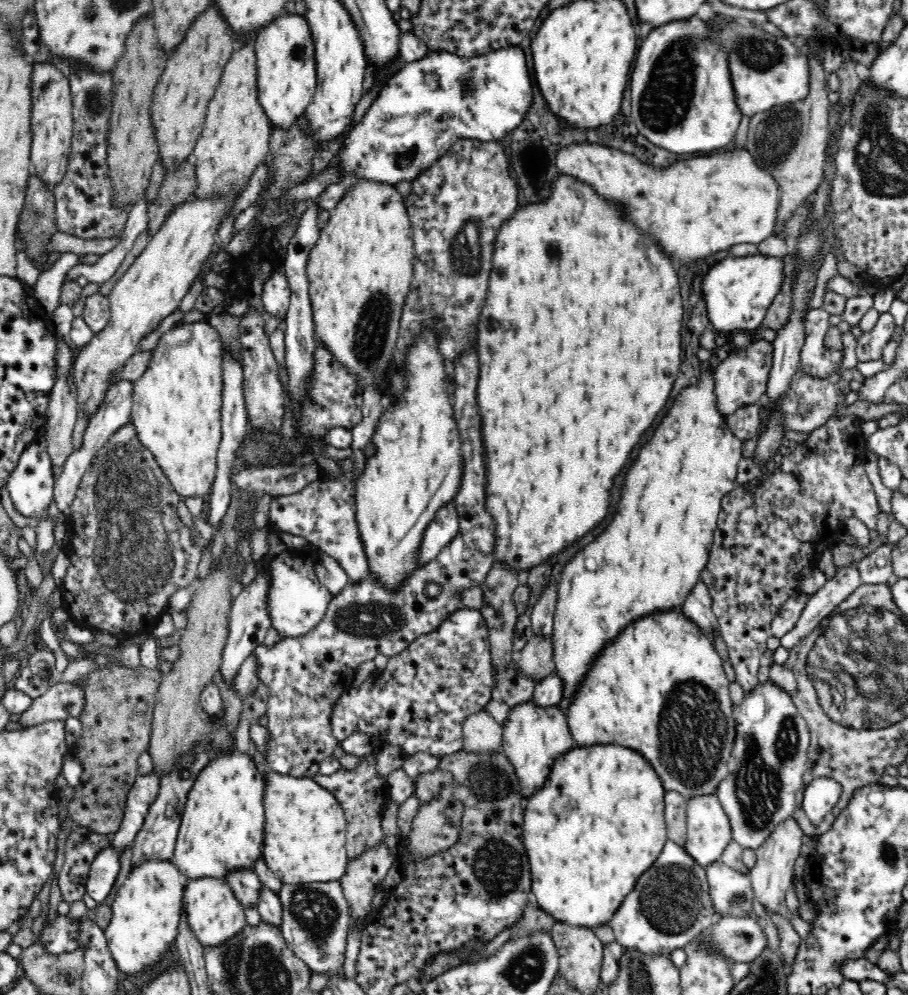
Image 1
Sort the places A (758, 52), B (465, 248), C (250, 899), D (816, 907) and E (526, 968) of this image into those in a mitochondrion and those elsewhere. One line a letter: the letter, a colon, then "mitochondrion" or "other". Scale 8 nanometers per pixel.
A: mitochondrion
B: mitochondrion
C: other
D: other
E: mitochondrion

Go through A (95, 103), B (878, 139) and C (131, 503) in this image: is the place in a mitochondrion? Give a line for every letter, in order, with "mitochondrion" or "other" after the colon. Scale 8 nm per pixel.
A: mitochondrion
B: mitochondrion
C: mitochondrion

